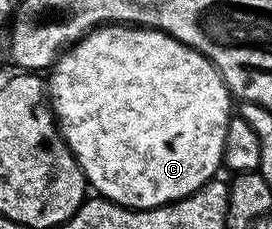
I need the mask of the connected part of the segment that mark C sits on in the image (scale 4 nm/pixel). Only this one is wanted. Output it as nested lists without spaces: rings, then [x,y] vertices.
[[[104,25],[101,29],[94,29],[88,36],[82,37],[75,45],[71,45],[54,62],[48,73],[48,104],[54,110],[58,129],[62,132],[62,137],[72,151],[72,155],[78,160],[89,188],[97,196],[115,201],[118,205],[129,209],[155,209],[161,205],[171,205],[173,201],[192,195],[201,185],[207,185],[209,181],[215,180],[217,173],[214,172],[222,165],[224,135],[232,116],[230,101],[232,102],[230,90],[222,82],[222,77],[214,64],[205,55],[180,43],[176,38],[162,33],[159,29],[144,29],[137,25]]]

